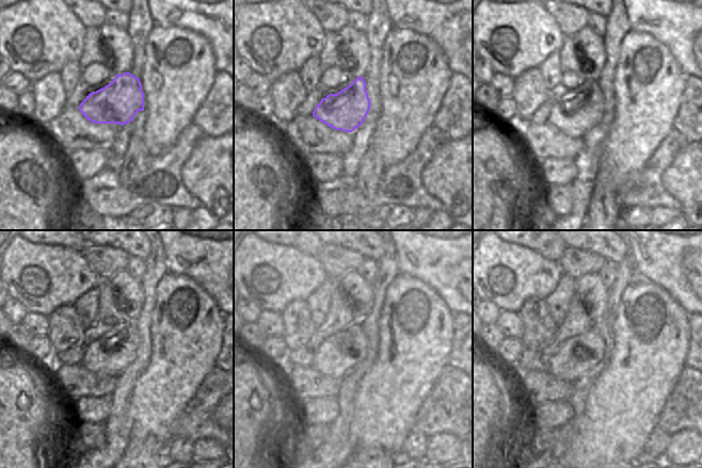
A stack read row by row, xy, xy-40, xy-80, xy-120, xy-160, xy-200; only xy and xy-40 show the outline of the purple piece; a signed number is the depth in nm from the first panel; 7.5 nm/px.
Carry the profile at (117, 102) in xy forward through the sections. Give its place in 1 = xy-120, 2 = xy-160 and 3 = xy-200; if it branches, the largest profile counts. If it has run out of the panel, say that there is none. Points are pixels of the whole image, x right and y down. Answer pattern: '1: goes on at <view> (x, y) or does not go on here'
1: goes on at xy-120 (108, 355)
2: goes on at xy-160 (338, 354)
3: goes on at xy-200 (575, 356)

